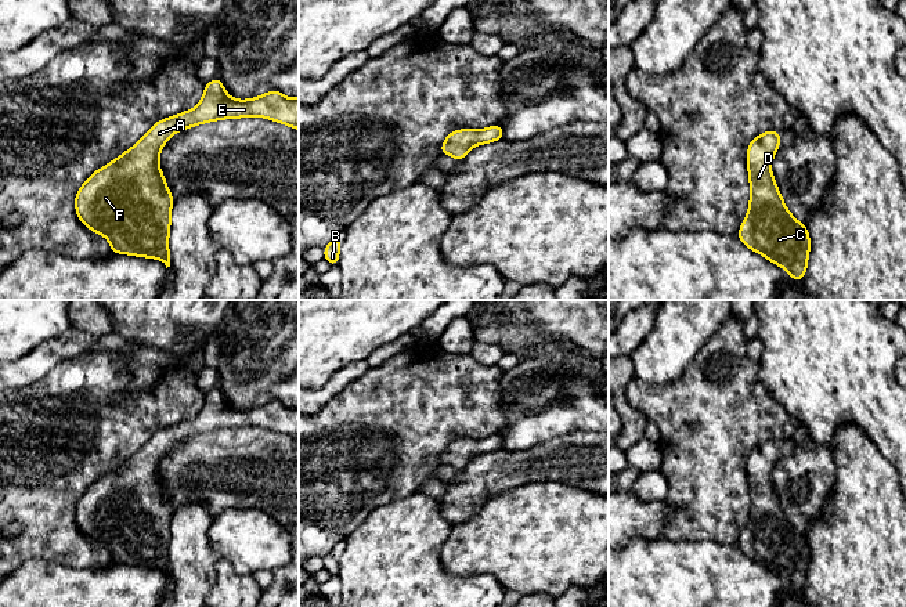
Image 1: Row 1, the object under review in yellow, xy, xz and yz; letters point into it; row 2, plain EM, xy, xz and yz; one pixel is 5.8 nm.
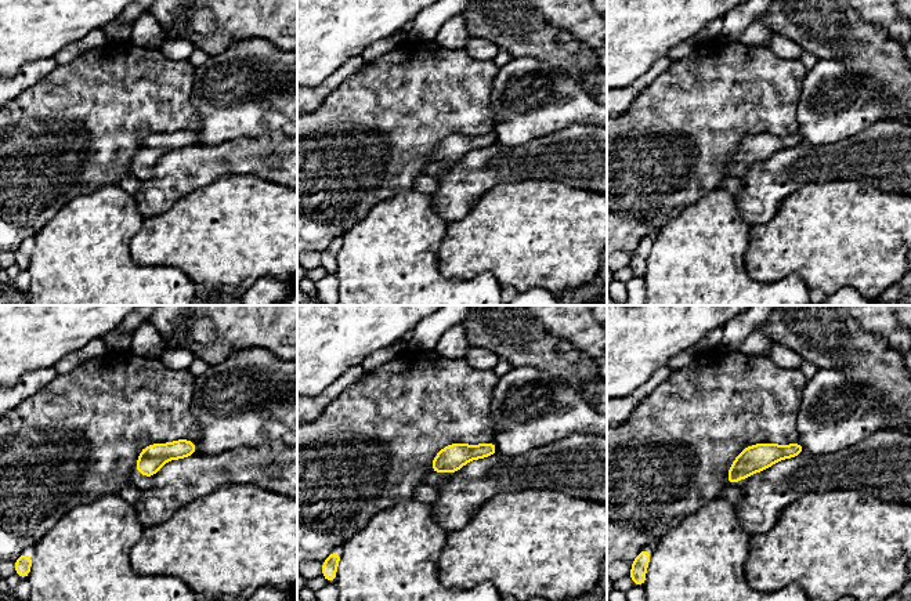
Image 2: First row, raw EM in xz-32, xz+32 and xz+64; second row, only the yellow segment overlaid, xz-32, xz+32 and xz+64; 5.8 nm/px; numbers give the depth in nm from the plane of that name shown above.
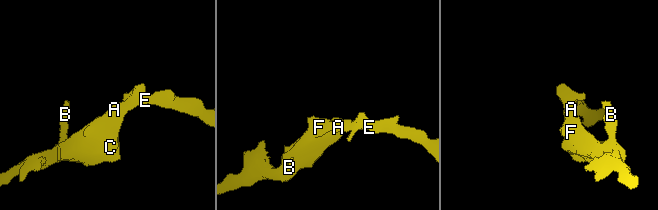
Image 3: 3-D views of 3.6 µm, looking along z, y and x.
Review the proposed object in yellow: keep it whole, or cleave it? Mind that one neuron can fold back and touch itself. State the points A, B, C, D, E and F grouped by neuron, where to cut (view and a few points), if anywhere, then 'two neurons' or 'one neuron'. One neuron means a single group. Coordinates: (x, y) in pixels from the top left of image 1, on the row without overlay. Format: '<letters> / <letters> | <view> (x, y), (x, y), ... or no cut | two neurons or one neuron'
A B C D E F | no cut | one neuron

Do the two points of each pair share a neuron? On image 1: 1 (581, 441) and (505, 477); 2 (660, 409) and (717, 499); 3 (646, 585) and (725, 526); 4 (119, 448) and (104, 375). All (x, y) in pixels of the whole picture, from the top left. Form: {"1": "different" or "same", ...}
{"1": "same", "2": "same", "3": "different", "4": "same"}

